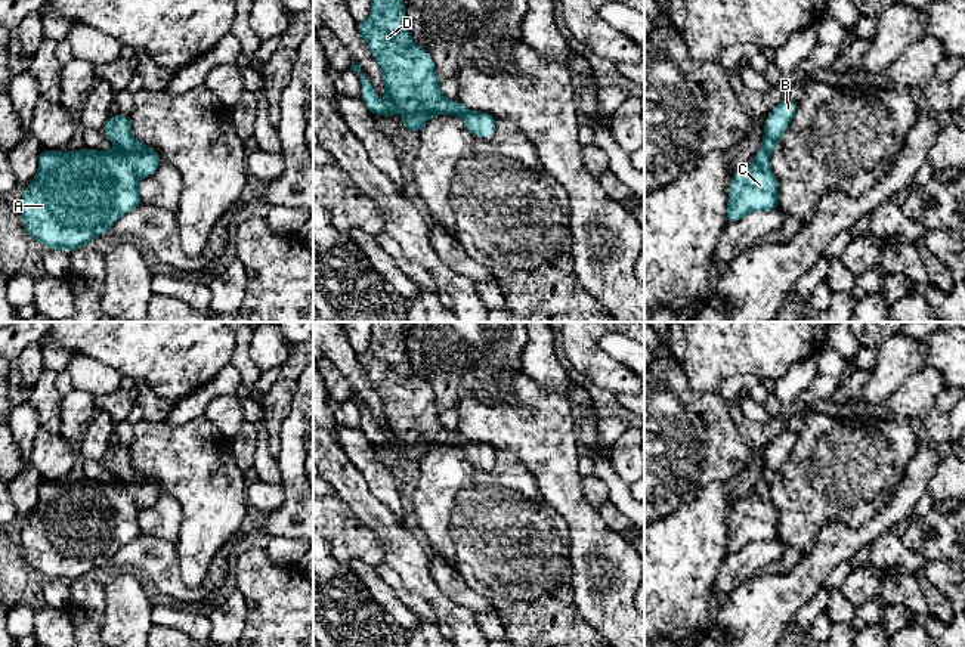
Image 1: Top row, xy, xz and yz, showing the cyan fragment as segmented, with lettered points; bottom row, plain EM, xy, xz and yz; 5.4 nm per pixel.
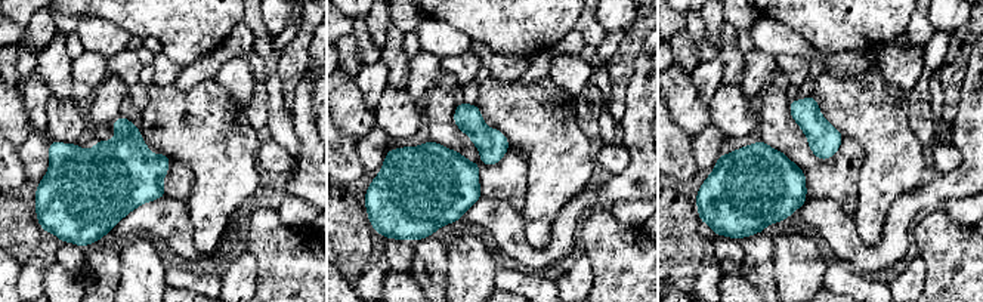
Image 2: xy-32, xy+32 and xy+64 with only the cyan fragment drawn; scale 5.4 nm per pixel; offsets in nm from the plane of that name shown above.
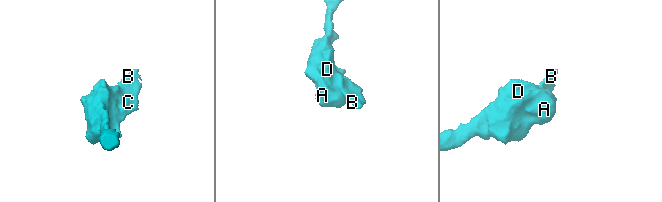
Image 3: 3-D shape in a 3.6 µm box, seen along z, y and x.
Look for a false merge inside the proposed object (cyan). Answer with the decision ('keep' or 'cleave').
keep

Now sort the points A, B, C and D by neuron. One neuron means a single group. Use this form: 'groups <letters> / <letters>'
groups A B C D

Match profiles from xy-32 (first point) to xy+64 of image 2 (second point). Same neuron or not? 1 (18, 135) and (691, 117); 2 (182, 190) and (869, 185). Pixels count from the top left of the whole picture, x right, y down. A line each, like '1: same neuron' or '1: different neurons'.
1: same neuron
2: different neurons

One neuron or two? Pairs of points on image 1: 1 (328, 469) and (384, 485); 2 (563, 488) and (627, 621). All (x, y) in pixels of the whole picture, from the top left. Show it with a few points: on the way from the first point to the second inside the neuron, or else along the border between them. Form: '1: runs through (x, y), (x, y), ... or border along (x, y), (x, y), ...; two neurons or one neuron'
1: border along (345, 451), (368, 489), (386, 507); two neurons
2: runs through (584, 522), (587, 531), (621, 563), (621, 587); one neuron

